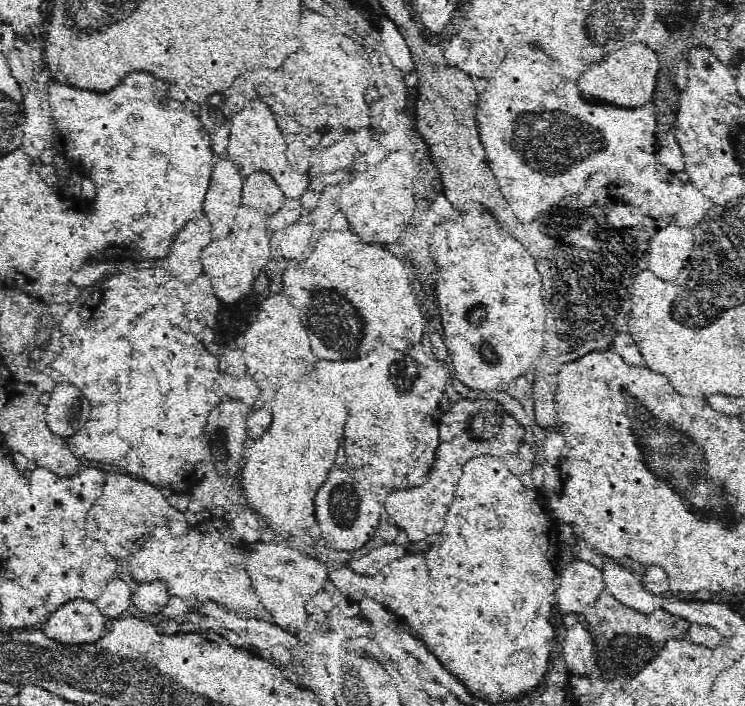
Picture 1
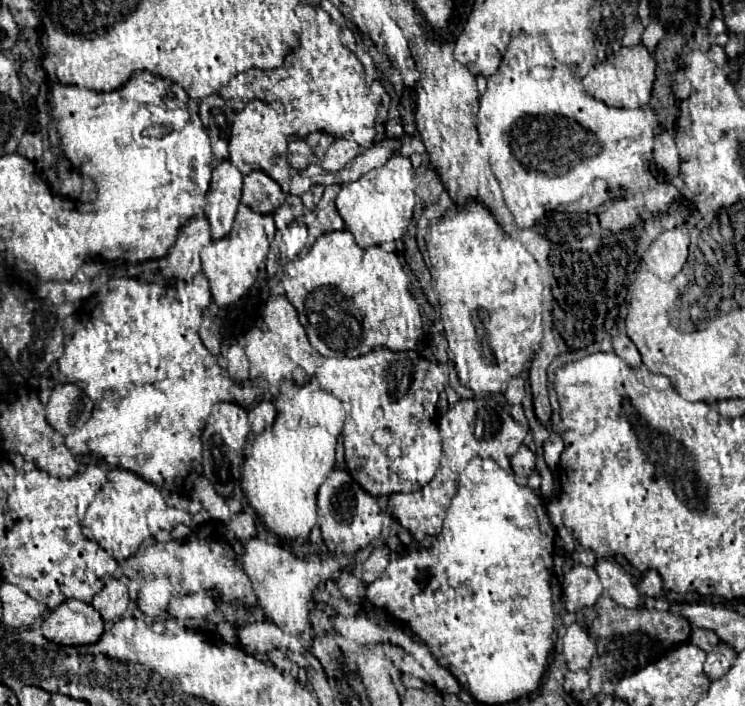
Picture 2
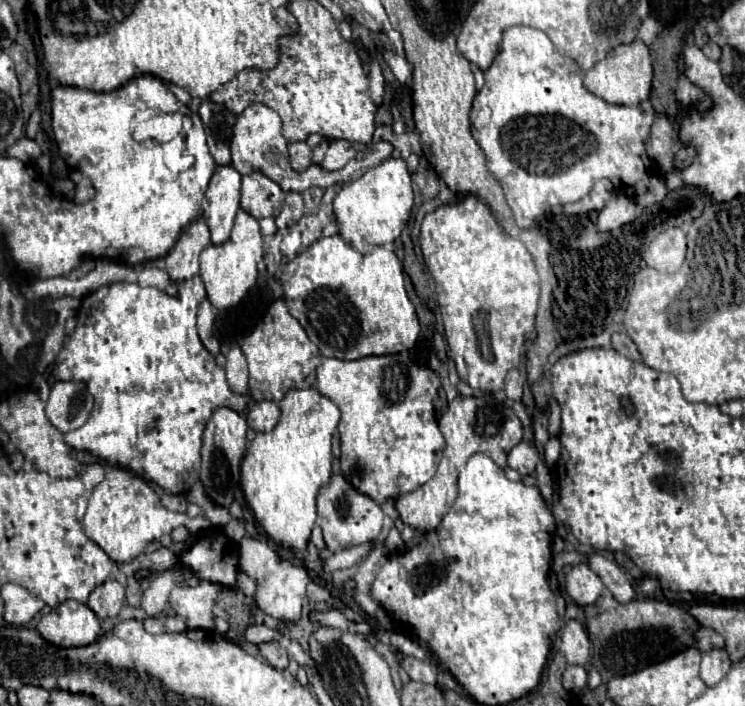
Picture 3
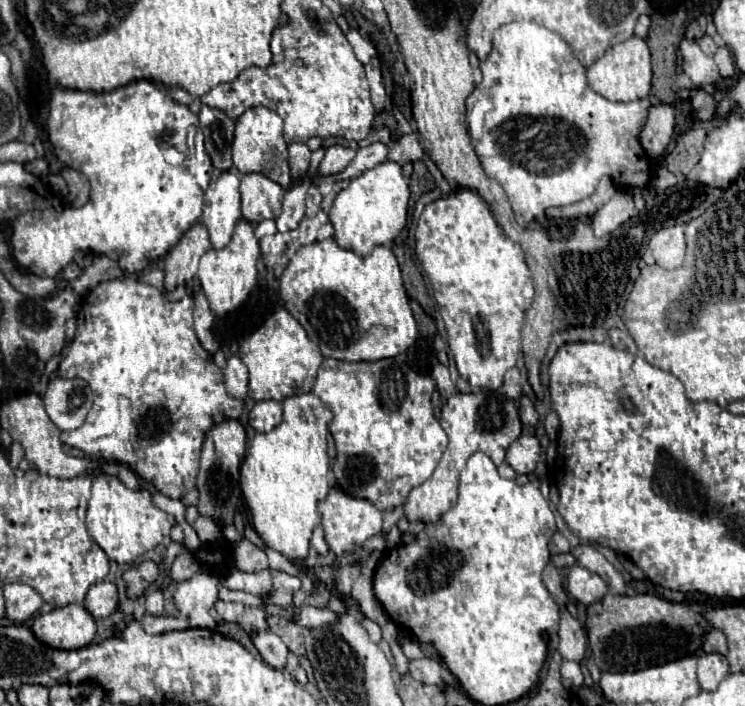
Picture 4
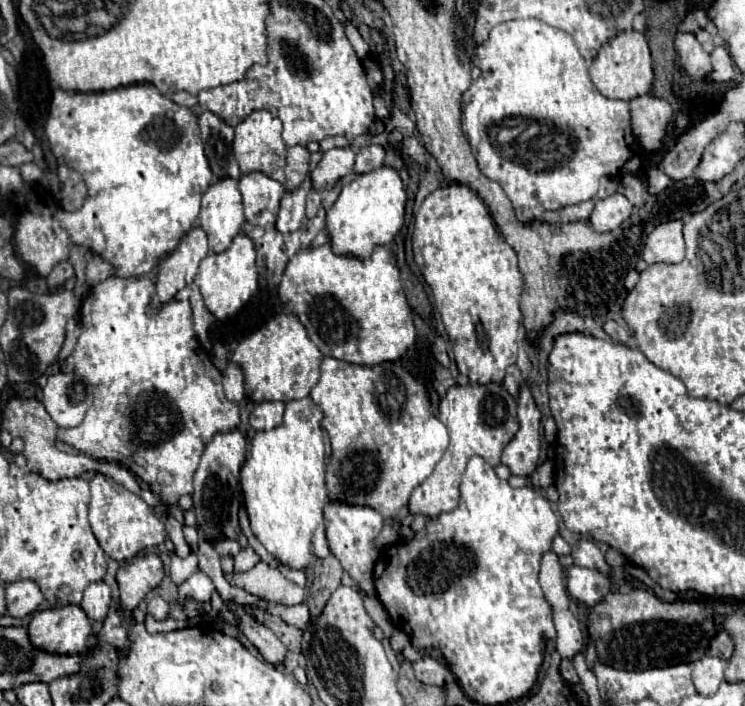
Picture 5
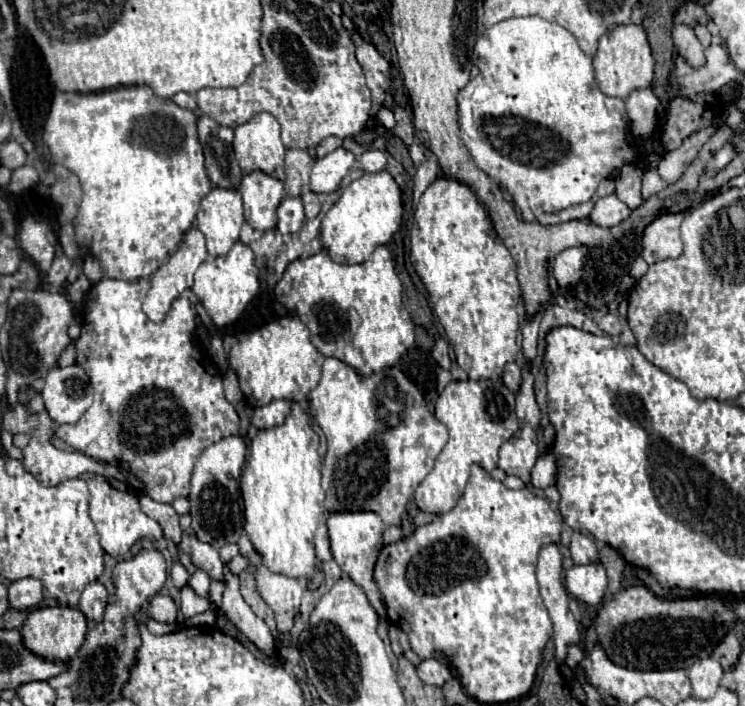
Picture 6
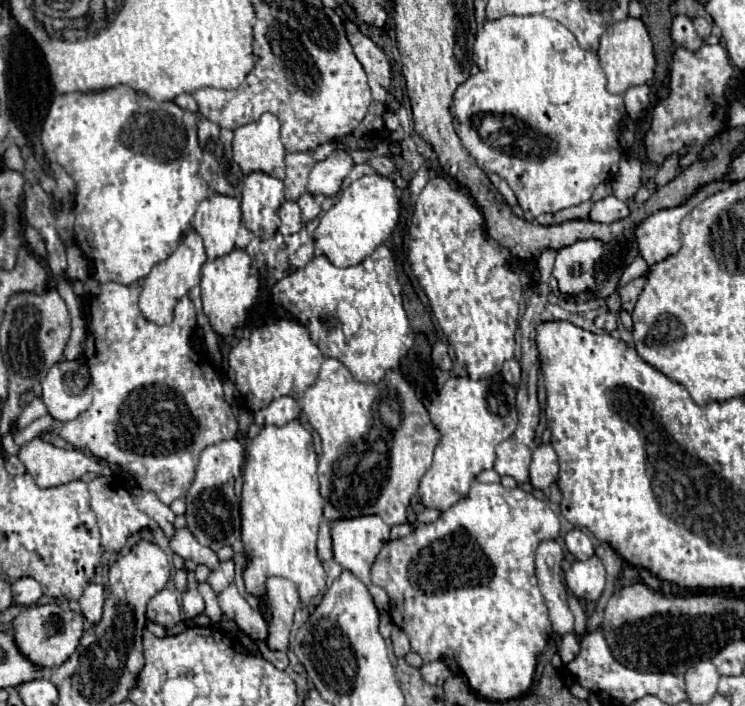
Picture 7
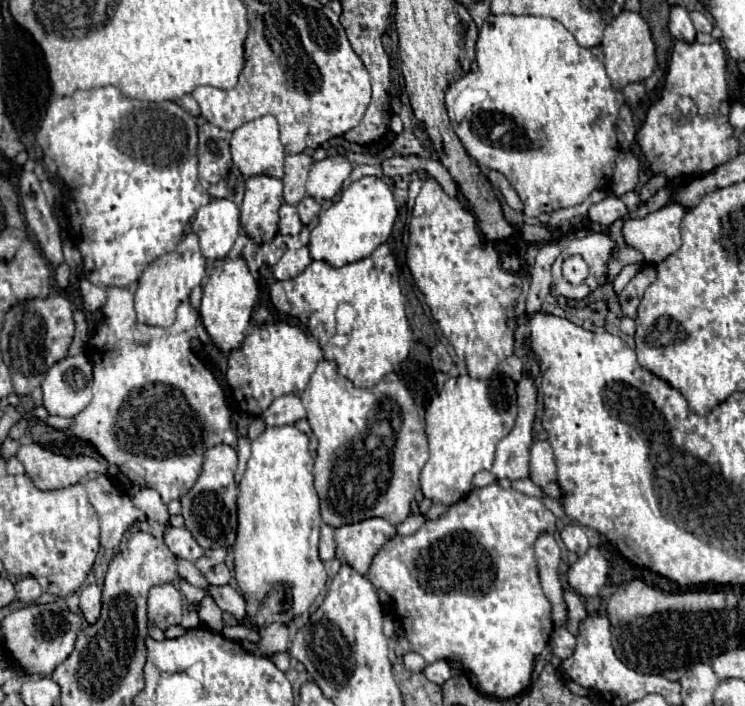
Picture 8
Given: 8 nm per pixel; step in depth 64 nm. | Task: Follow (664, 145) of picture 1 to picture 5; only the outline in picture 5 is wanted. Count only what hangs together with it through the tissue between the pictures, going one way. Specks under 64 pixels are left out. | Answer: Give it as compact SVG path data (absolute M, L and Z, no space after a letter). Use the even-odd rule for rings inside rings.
M640 96L632 102L632 120L634 120L634 136L640 146L648 152L656 152L662 148L668 128L674 120L672 106L666 100L656 96Z

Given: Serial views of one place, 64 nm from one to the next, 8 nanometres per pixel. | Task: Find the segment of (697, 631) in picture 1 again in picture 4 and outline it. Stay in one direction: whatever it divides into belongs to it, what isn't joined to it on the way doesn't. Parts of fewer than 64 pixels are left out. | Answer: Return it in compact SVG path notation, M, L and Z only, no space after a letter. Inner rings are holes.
M708 628L708 634L704 634L704 652L718 652L718 654L726 654L728 646L726 646L726 636L716 630L716 628Z

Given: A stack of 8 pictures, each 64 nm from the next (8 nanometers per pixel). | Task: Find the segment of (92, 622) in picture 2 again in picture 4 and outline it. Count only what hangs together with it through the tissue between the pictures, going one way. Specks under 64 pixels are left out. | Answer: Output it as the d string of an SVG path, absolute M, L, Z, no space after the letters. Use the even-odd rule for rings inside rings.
M66 604L36 616L32 624L36 638L52 648L76 650L88 646L96 636L96 622L92 614L80 604Z

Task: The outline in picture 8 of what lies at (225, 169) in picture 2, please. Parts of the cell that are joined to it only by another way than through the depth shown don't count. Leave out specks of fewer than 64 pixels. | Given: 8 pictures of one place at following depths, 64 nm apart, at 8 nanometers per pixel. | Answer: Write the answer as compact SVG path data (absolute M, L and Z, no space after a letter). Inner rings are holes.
M212 198L196 212L192 220L192 232L198 234L206 260L226 258L240 232L238 206L232 200Z

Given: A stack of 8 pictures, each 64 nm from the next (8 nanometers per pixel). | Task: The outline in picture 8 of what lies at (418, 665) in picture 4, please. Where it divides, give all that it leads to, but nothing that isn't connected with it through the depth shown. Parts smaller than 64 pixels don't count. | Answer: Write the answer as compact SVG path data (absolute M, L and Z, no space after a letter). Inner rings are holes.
M436 660L432 664L428 664L424 668L424 676L430 680L430 682L436 682L436 684L444 684L448 678L452 677L451 668L447 661Z

